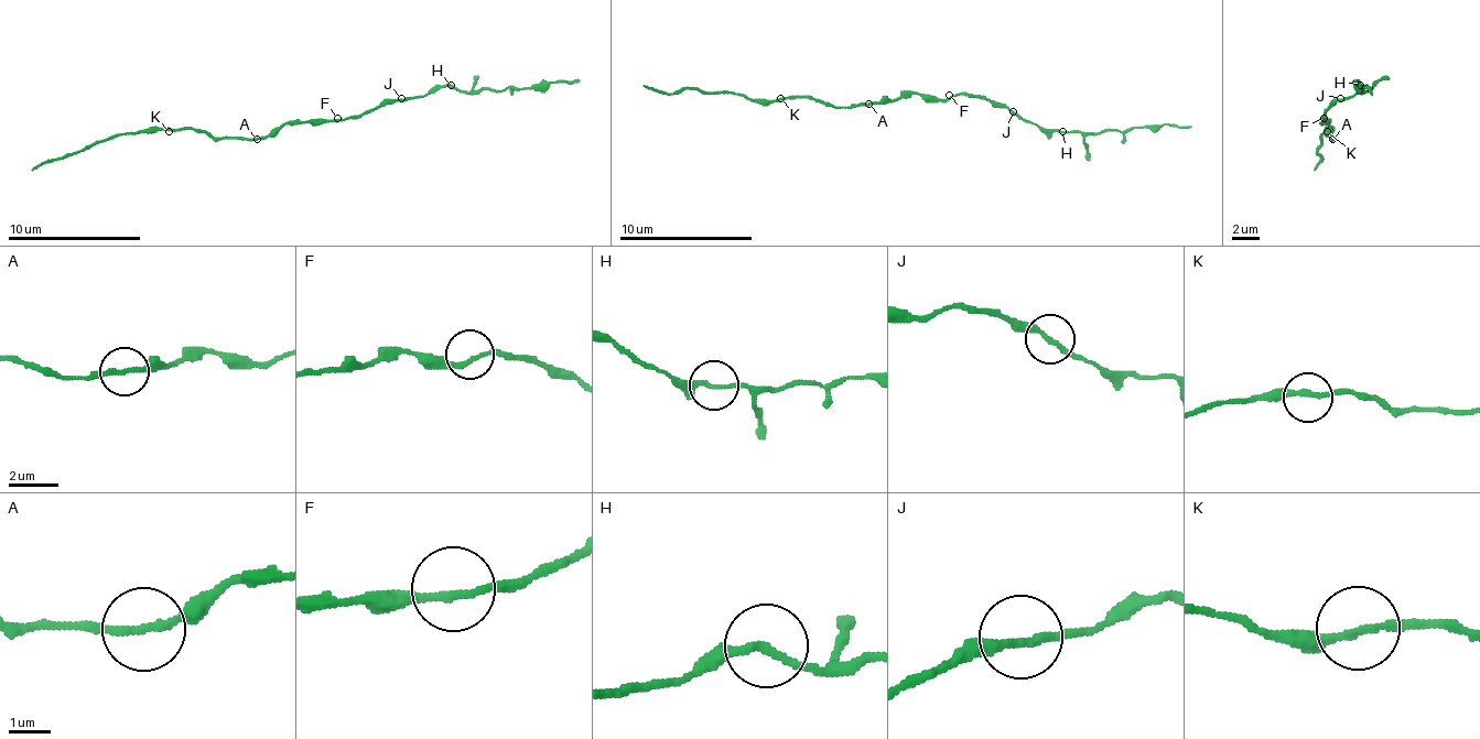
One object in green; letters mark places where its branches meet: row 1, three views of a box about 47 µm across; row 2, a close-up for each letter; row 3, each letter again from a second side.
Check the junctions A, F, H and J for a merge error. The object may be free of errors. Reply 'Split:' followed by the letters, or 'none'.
Split: none

